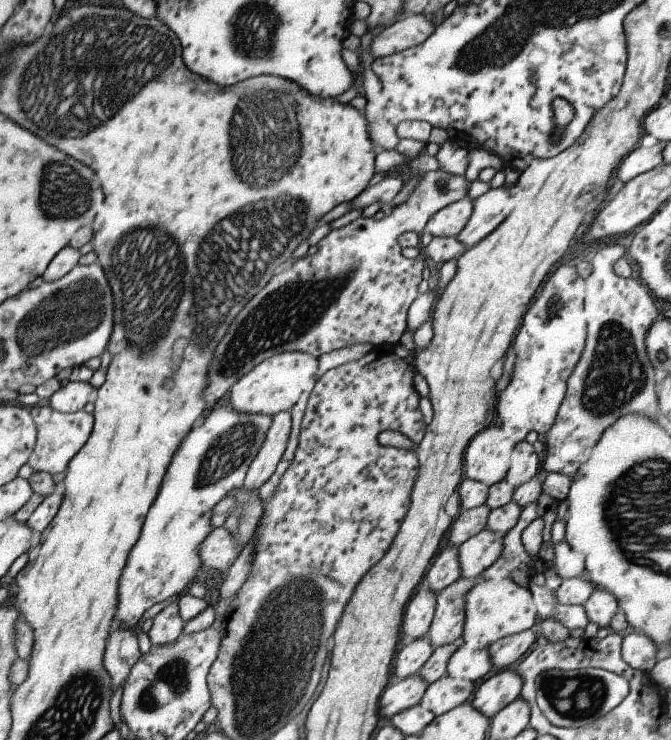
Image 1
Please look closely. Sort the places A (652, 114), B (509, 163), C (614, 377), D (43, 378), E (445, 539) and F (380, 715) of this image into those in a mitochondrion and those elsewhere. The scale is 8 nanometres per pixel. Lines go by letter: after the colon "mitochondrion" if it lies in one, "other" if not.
A: other
B: other
C: mitochondrion
D: other
E: other
F: other

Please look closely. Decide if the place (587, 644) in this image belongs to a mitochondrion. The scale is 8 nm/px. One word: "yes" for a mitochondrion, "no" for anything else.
no

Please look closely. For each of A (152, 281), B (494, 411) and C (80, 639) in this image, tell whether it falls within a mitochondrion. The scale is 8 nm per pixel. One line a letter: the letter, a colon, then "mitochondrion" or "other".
A: mitochondrion
B: other
C: other

